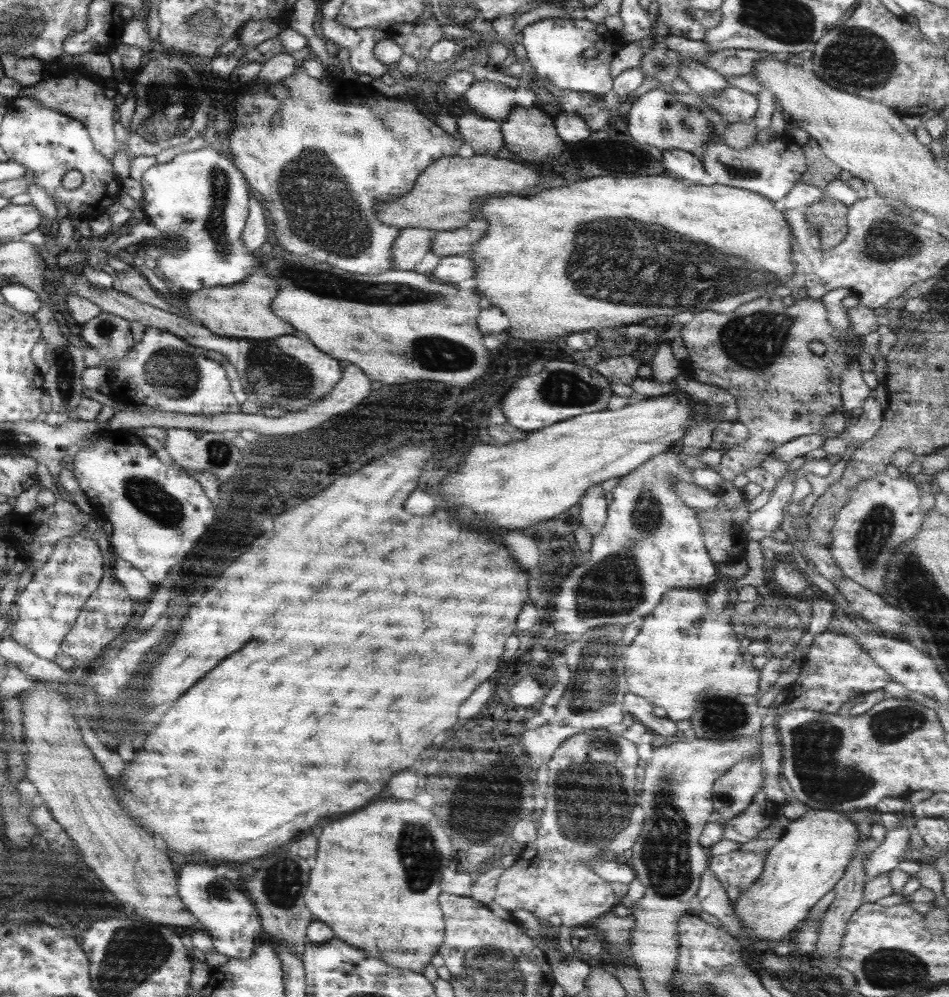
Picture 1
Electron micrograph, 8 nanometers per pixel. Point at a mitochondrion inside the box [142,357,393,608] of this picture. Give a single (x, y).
(219, 454)

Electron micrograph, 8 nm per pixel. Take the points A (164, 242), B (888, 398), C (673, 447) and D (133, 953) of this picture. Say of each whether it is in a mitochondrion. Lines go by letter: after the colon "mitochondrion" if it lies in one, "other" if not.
A: mitochondrion
B: other
C: other
D: mitochondrion

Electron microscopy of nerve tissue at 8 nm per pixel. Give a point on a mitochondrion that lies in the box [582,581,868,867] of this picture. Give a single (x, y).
(719, 716)

